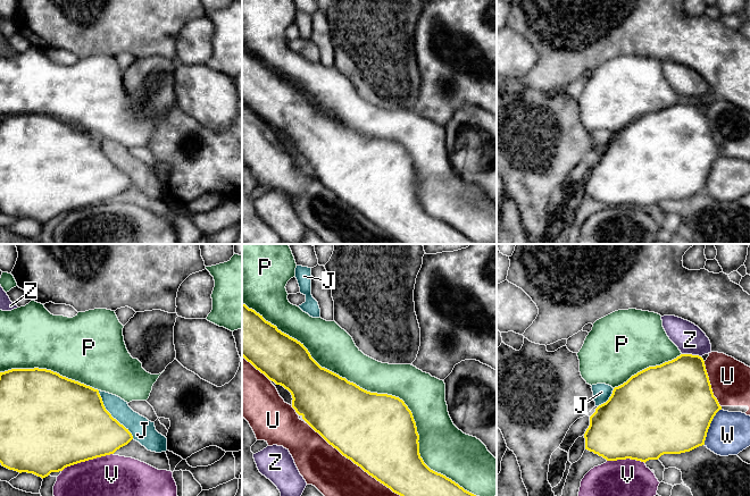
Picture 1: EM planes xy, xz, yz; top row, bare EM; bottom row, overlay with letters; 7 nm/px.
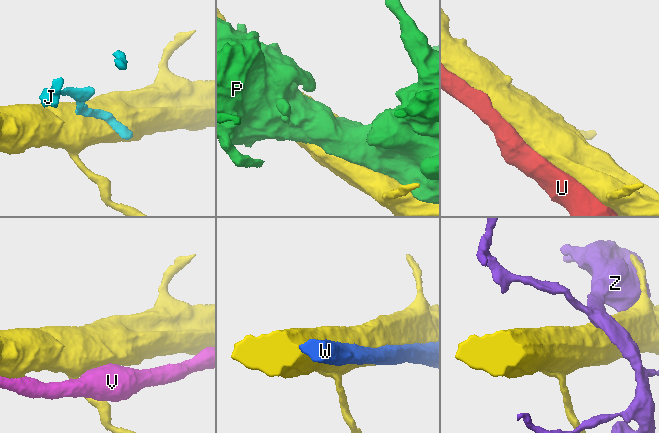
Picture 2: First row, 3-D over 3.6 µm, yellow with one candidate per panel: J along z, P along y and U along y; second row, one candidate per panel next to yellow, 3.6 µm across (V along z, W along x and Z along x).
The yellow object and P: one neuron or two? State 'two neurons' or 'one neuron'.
two neurons

